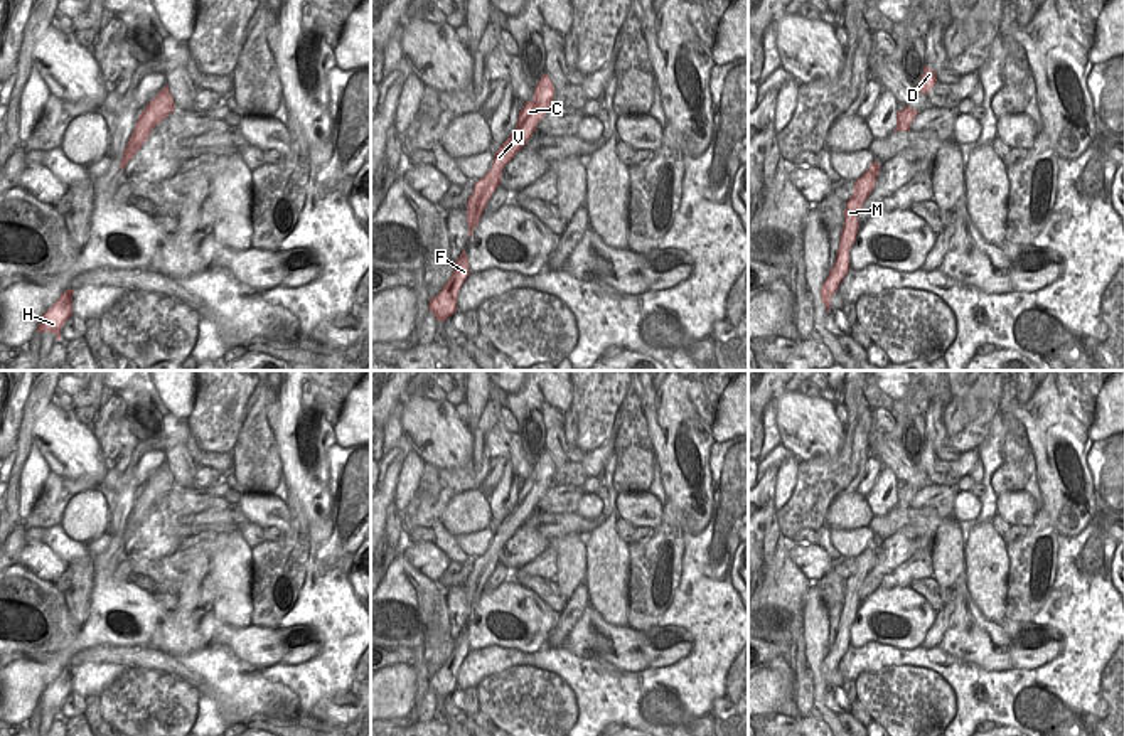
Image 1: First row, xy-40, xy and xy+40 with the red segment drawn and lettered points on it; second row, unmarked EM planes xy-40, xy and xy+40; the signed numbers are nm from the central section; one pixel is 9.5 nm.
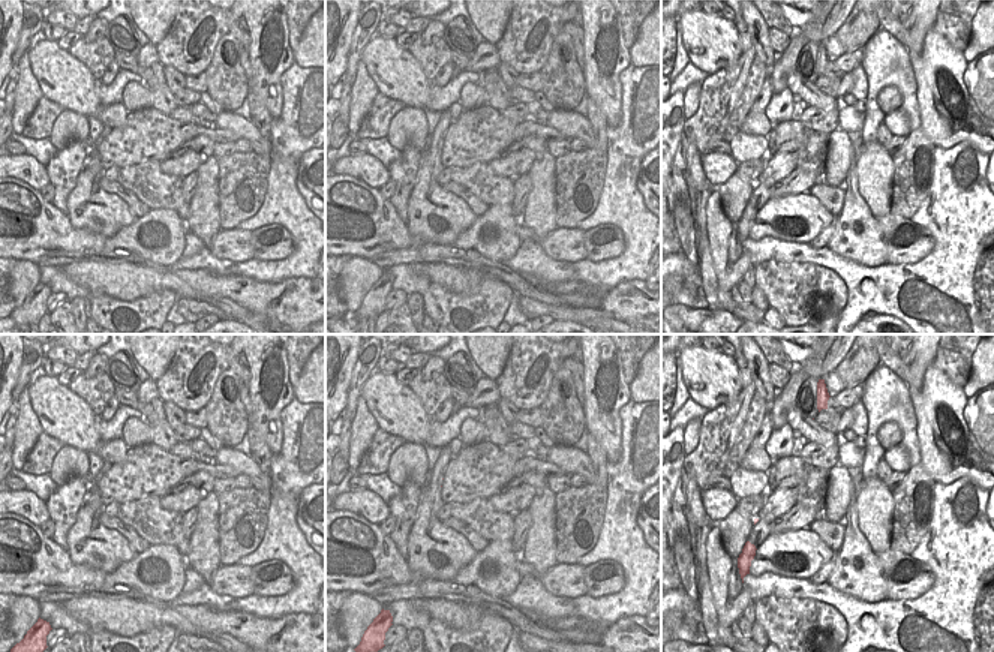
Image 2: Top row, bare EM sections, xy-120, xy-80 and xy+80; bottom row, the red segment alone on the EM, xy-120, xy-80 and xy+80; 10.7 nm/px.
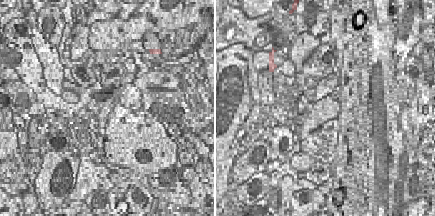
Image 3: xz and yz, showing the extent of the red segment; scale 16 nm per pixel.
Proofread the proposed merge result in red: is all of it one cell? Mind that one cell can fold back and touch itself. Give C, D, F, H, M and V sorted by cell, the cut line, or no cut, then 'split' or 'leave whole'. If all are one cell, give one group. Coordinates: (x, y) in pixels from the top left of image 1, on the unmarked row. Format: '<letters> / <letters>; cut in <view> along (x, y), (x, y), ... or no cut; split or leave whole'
C D F H M V; no cut; leave whole

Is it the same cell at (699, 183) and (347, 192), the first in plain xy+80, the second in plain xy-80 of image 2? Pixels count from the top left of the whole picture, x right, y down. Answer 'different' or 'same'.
same

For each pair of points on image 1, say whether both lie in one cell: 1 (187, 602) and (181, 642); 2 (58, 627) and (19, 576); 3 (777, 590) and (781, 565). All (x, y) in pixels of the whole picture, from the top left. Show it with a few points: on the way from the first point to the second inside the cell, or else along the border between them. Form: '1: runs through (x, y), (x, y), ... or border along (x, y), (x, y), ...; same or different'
1: runs through (182, 612), (181, 632); same
2: runs through (46, 615), (19, 588); same
3: runs through (781, 583), (781, 571); same

